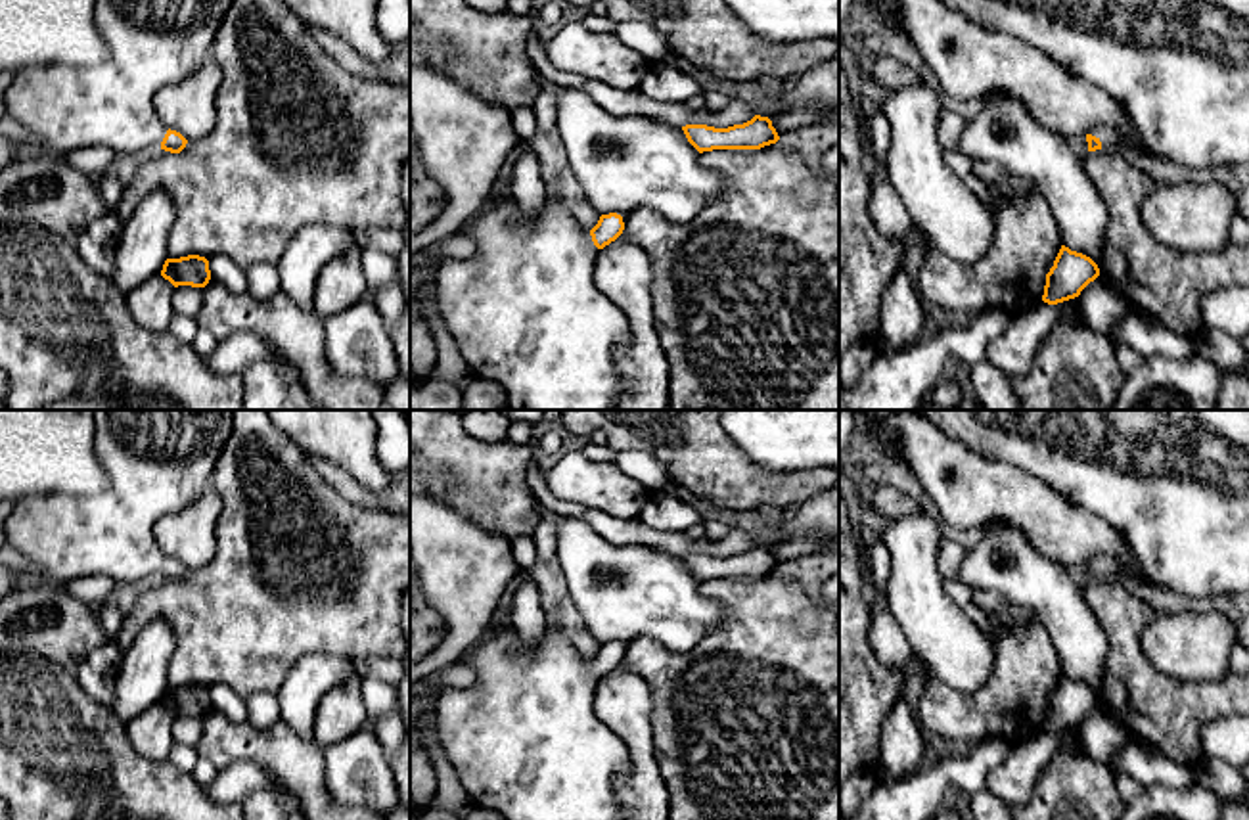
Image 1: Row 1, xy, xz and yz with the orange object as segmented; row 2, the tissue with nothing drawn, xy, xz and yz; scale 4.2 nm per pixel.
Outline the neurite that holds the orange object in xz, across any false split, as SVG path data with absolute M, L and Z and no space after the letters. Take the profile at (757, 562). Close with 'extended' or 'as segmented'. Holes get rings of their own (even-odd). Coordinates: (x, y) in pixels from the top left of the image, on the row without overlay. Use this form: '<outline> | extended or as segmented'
M755 544L743 554L715 558L707 554L682 556L688 571L699 581L713 579L761 579L780 569L768 546Z | as segmented

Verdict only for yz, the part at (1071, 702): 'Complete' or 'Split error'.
Complete

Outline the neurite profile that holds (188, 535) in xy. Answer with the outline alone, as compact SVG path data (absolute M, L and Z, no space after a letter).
M209 485L190 506L157 519L153 535L159 550L188 571L209 565L216 552L215 525L220 510L222 498Z

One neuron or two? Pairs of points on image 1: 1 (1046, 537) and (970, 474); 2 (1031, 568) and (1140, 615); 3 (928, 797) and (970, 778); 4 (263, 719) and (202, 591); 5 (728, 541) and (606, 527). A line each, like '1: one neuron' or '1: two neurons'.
1: one neuron
2: two neurons
3: one neuron
4: two neurons
5: one neuron

